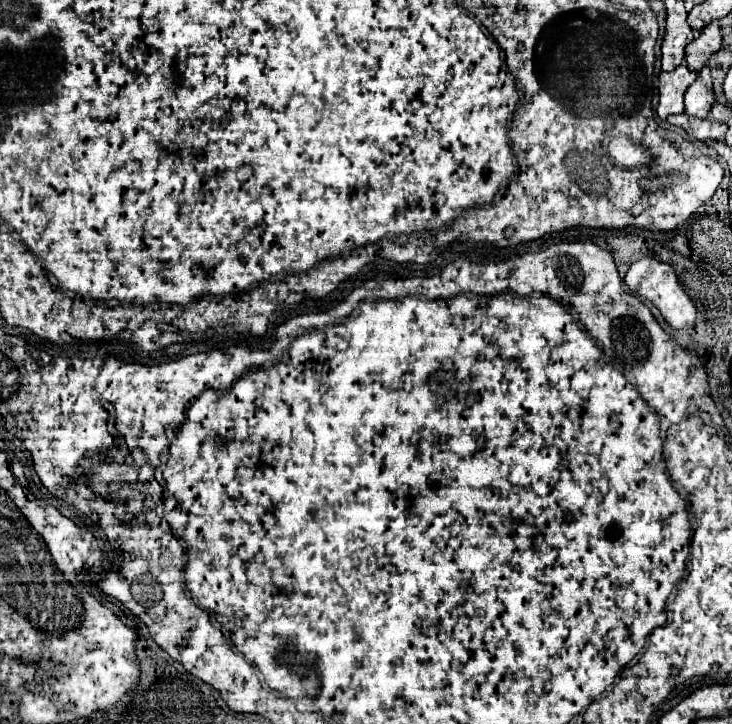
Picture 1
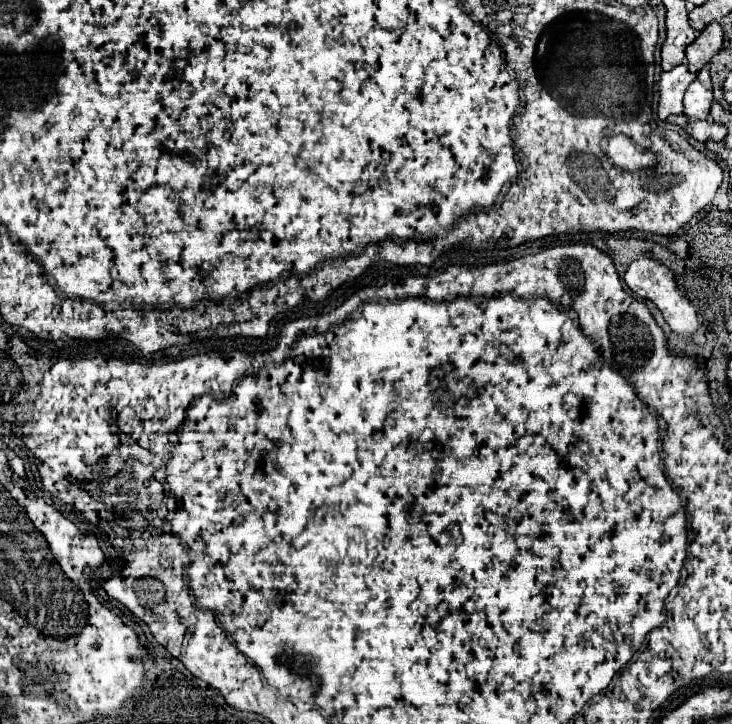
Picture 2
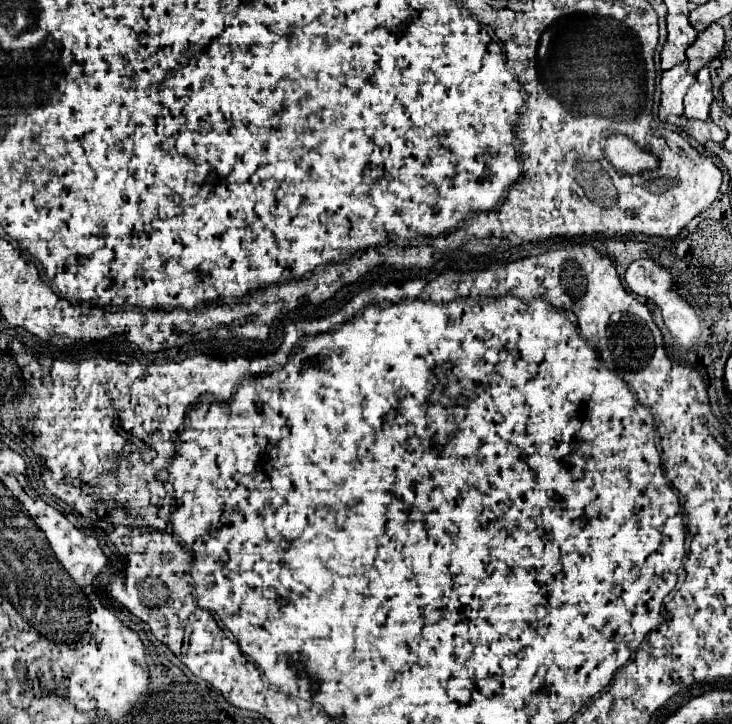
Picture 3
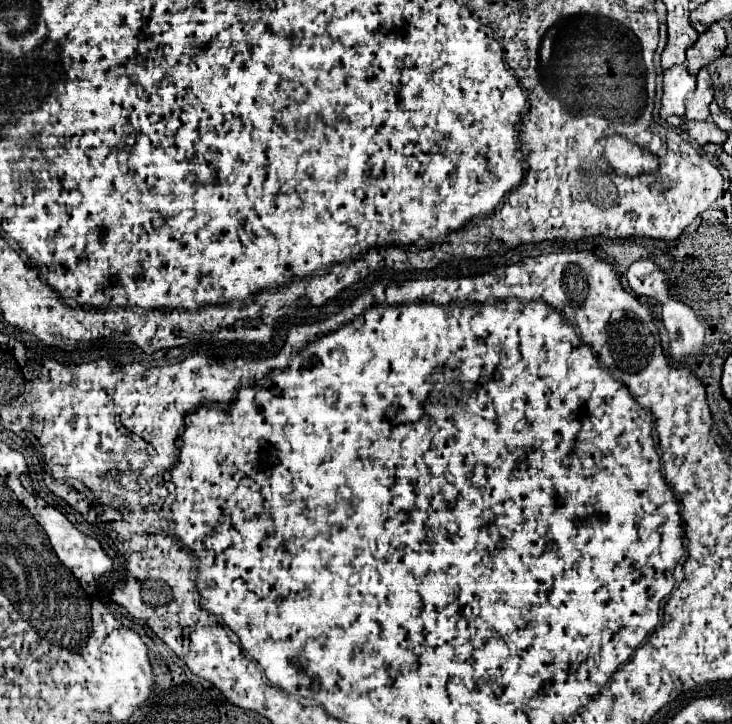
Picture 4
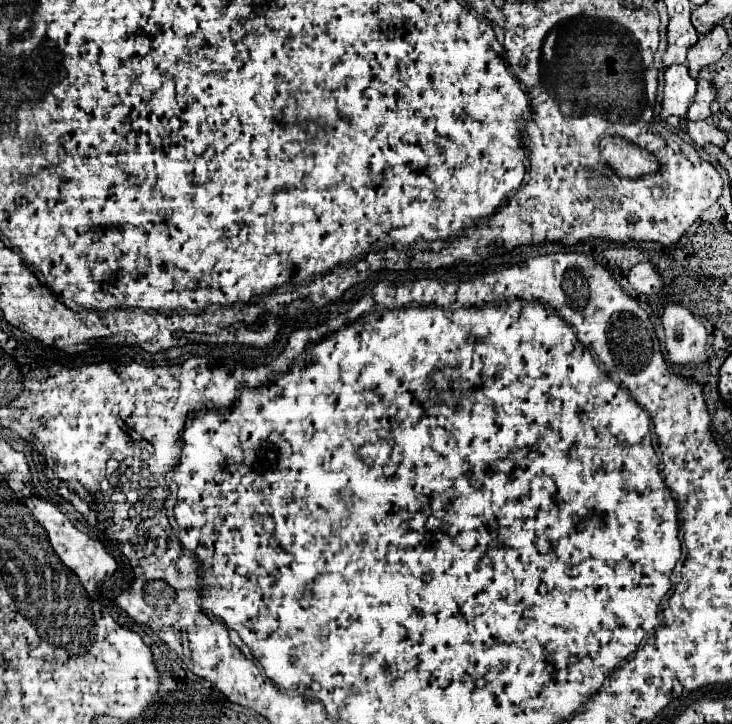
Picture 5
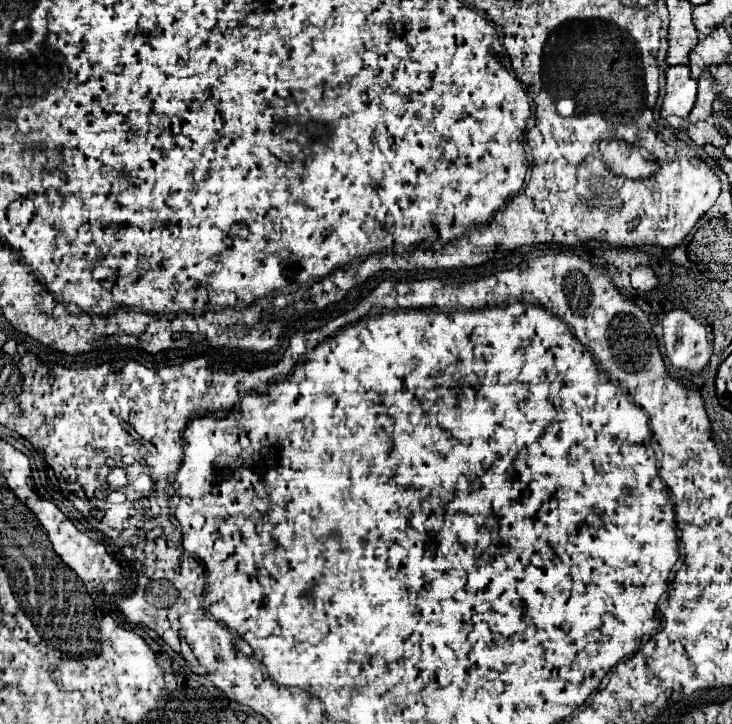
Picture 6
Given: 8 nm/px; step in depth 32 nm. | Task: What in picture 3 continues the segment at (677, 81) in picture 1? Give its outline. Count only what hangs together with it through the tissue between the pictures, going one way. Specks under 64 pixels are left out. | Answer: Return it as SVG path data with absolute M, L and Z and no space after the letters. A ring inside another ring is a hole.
M686 64L682 66L674 66L666 72L662 72L662 100L660 100L660 120L666 120L670 114L682 116L684 114L684 96L688 92L688 88L696 82L696 76L692 76L686 68Z

